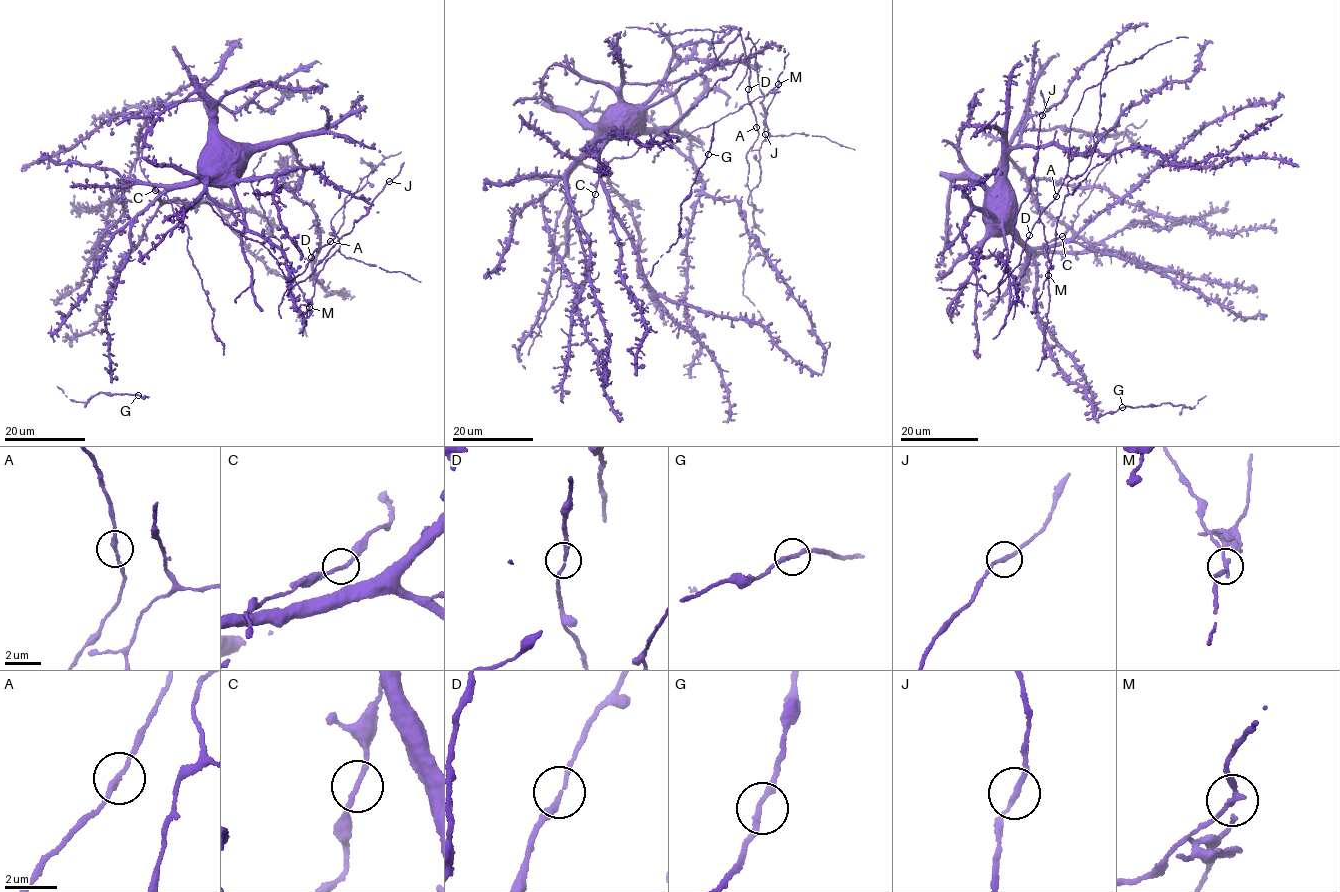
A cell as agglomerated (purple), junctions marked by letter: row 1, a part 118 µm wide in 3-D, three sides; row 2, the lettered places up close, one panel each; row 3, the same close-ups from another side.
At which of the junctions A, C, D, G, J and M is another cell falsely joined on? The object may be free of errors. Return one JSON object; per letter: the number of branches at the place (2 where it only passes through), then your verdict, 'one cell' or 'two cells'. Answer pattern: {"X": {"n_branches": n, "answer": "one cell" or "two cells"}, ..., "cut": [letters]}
{"A": {"n_branches": 2, "answer": "one cell"}, "C": {"n_branches": 2, "answer": "one cell"}, "D": {"n_branches": 2, "answer": "one cell"}, "G": {"n_branches": 2, "answer": "one cell"}, "J": {"n_branches": 2, "answer": "one cell"}, "M": {"n_branches": 2, "answer": "two cells"}, "cut": ["M"]}

